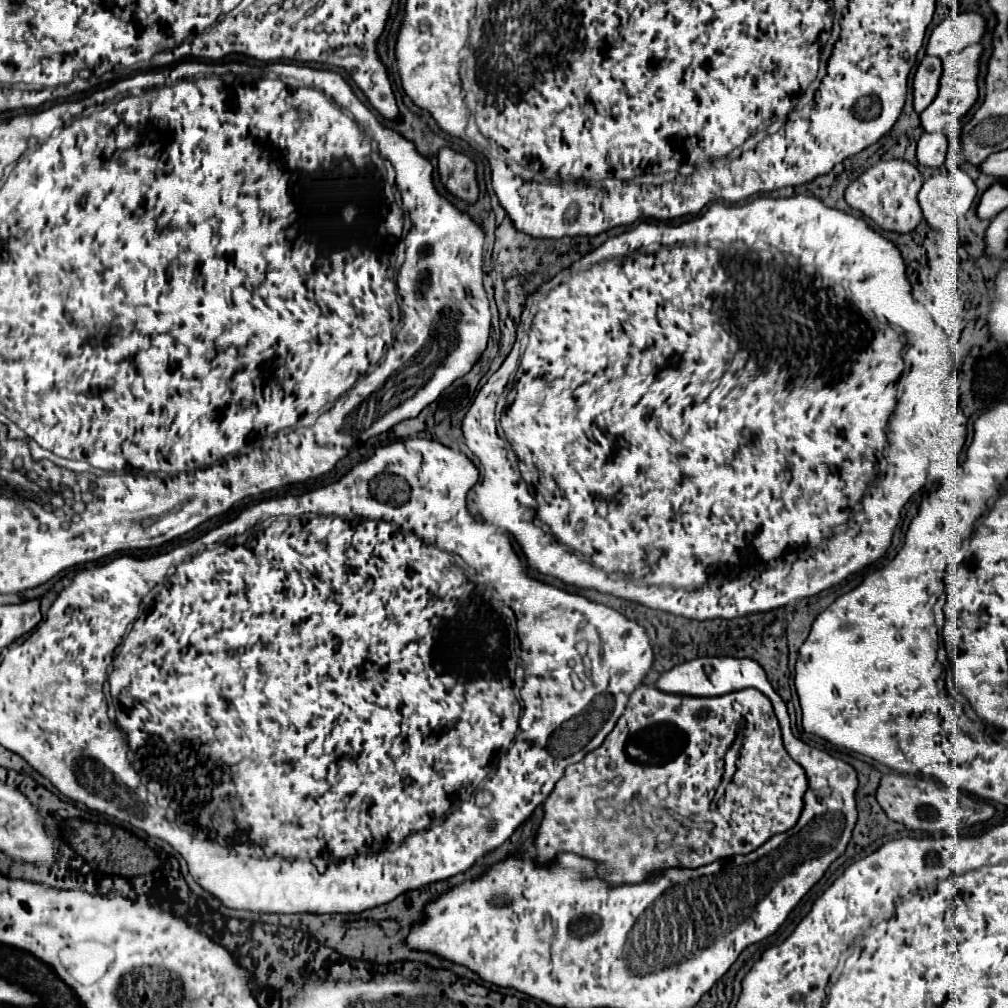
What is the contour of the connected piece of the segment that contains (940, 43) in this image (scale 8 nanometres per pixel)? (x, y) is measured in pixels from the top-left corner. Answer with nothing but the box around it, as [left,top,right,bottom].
[926,11,988,59]

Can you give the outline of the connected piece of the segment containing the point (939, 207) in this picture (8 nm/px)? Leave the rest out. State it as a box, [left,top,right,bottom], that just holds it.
[918,169,976,227]

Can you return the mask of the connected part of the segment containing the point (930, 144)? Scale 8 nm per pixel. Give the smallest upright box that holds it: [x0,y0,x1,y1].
[918,131,950,167]

